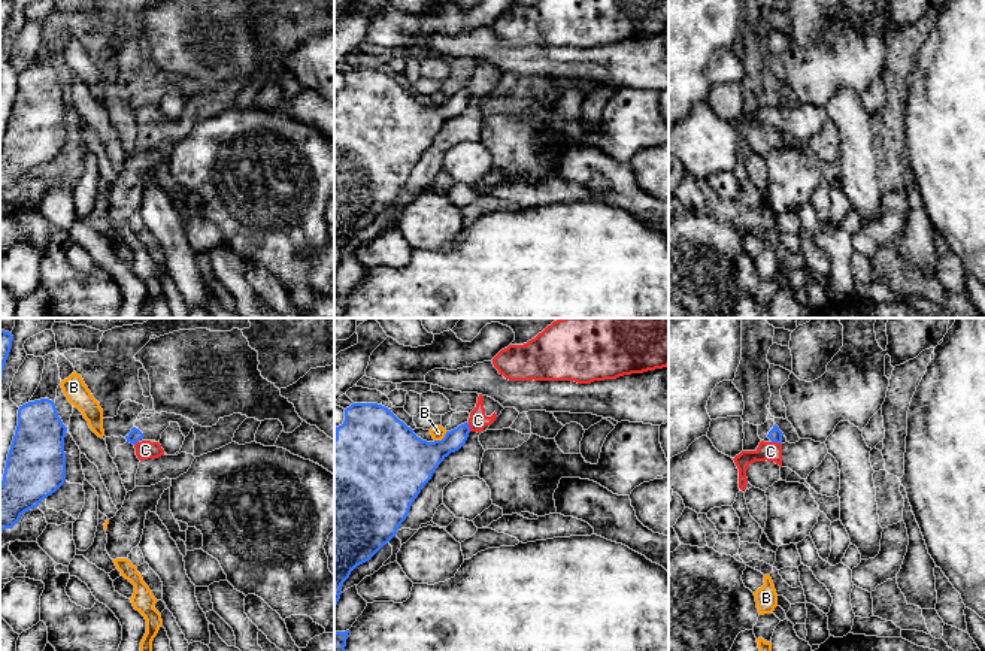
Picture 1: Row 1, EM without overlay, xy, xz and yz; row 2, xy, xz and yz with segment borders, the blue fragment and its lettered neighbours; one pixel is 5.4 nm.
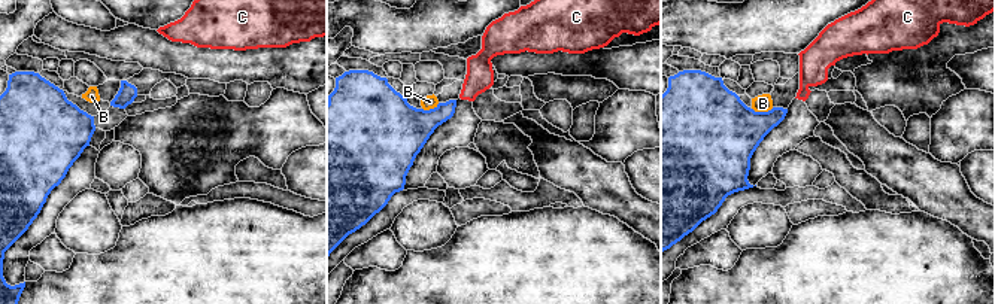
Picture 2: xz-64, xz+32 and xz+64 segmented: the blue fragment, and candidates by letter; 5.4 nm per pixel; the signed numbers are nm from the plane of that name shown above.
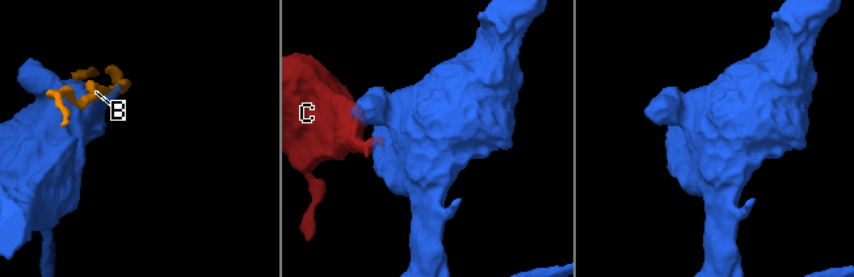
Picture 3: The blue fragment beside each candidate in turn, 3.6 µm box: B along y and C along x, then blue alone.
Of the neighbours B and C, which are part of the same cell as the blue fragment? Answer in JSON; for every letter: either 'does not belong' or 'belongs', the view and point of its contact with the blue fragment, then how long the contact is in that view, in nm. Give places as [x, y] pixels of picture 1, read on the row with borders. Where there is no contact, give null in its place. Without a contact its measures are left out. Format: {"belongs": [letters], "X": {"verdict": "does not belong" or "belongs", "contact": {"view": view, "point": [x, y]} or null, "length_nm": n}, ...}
{"belongs": [], "B": {"verdict": "does not belong", "contact": {"view": "xz", "point": [442, 439]}, "length_nm": 90}, "C": {"verdict": "does not belong", "contact": {"view": "yz", "point": [776, 442]}, "length_nm": 60}}

